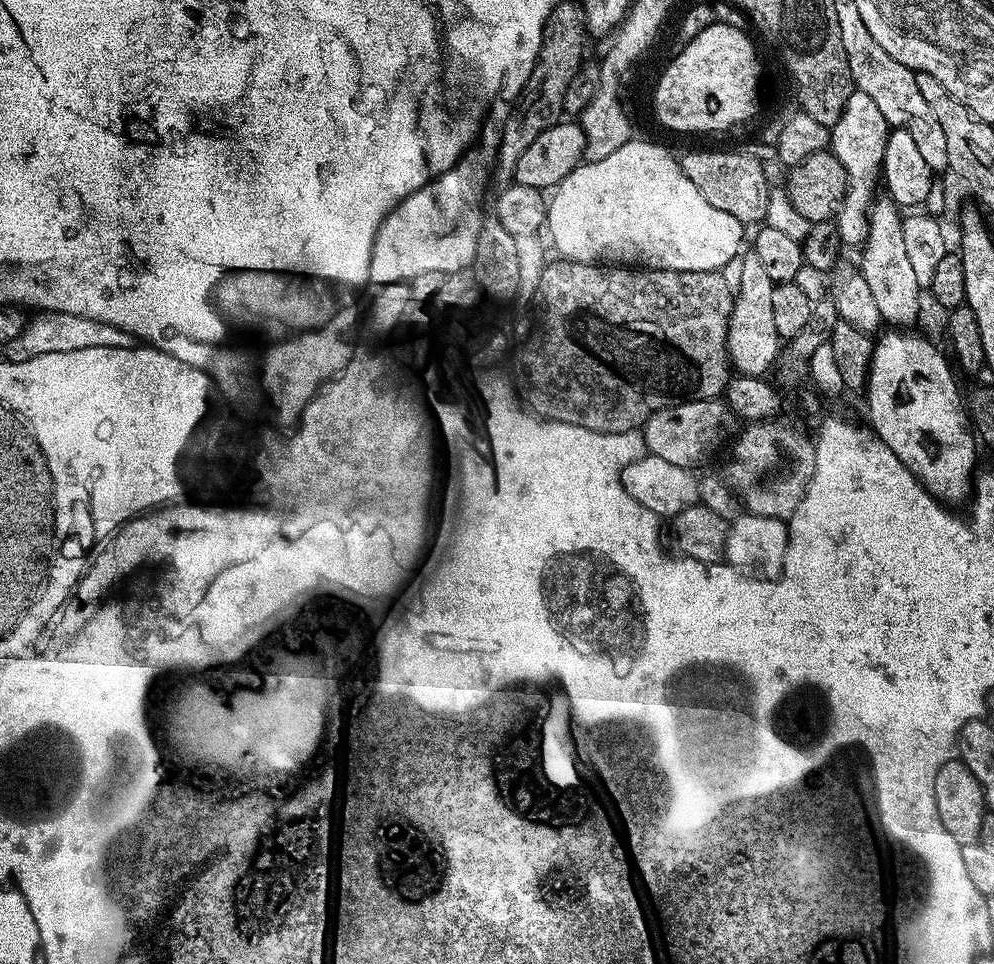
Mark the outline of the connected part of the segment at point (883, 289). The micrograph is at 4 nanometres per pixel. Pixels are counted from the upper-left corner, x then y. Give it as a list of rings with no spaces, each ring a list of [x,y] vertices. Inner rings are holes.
[[[876,198],[868,209],[868,238],[862,245],[858,267],[870,286],[881,321],[888,326],[912,326],[920,316],[922,285],[914,274],[910,254],[906,254],[901,209],[890,199]]]

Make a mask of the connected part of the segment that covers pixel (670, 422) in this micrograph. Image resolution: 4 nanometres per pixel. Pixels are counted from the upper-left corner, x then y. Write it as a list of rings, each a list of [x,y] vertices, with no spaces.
[[[723,399],[715,400],[691,400],[682,402],[678,406],[670,406],[666,410],[658,410],[644,423],[642,429],[642,443],[646,449],[647,455],[657,456],[665,462],[671,462],[673,466],[682,466],[683,468],[695,469],[695,464],[700,464],[724,439],[728,436],[728,431],[732,428],[734,417],[732,409],[728,407]]]

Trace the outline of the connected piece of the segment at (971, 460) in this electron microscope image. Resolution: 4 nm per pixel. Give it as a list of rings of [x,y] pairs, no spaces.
[[[916,330],[885,331],[872,349],[866,385],[867,423],[920,479],[928,493],[949,505],[967,501],[974,492],[978,440],[962,396],[960,400],[949,357],[944,357],[926,337],[912,331]]]

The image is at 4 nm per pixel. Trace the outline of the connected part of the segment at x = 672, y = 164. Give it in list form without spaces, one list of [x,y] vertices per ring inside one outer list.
[[[633,138],[627,140],[622,146],[618,146],[618,150],[614,150],[614,154],[609,154],[609,156],[601,160],[588,160],[581,163],[580,167],[574,169],[570,174],[566,174],[566,178],[562,183],[556,185],[548,200],[546,232],[552,235],[553,246],[560,251],[559,255],[565,260],[573,260],[574,262],[582,262],[583,264],[598,264],[603,262],[608,266],[635,266],[645,270],[718,272],[723,270],[726,264],[730,263],[732,259],[741,255],[742,249],[745,247],[743,244],[746,226],[741,220],[734,218],[734,214],[726,214],[726,210],[718,210],[718,206],[710,206],[710,202],[706,202],[706,198],[702,198],[698,186],[694,186],[694,182],[690,182],[690,178],[686,178],[679,159],[675,155],[672,157],[662,145],[655,144],[652,140]]]

